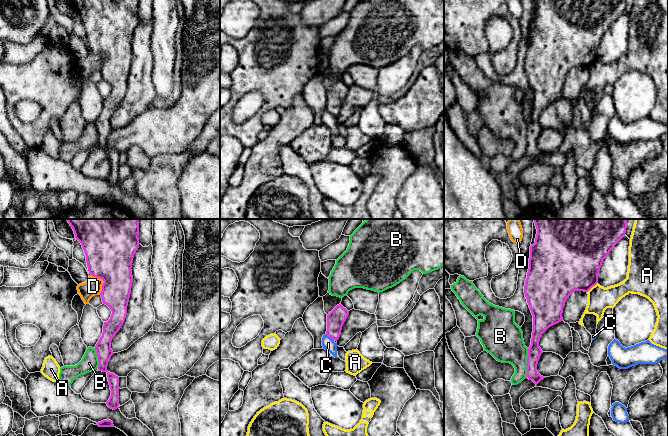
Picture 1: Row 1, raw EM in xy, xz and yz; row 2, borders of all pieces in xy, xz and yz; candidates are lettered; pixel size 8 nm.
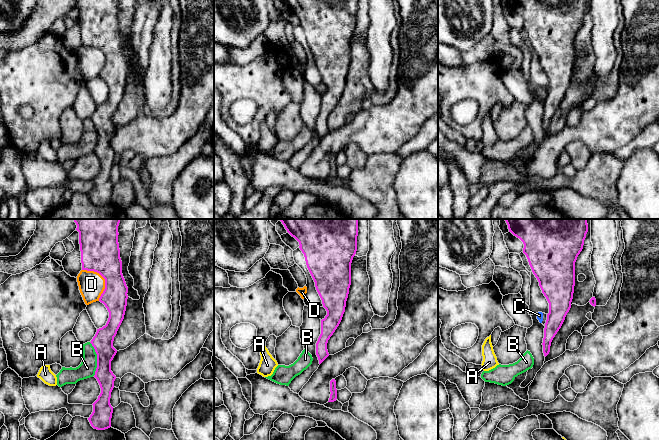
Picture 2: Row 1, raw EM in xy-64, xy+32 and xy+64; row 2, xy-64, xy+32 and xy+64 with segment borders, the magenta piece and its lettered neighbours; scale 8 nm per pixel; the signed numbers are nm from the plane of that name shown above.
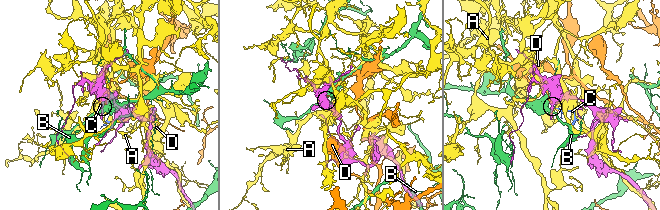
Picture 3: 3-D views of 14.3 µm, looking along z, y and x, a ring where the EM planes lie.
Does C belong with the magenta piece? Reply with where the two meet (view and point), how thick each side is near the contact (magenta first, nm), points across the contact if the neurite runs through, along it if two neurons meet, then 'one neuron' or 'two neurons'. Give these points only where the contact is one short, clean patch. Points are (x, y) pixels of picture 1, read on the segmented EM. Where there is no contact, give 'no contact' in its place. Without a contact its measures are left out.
contact xz (329, 336); calibres 140 and 100 nm; border xz (325, 334), (333, 340); two neurons

